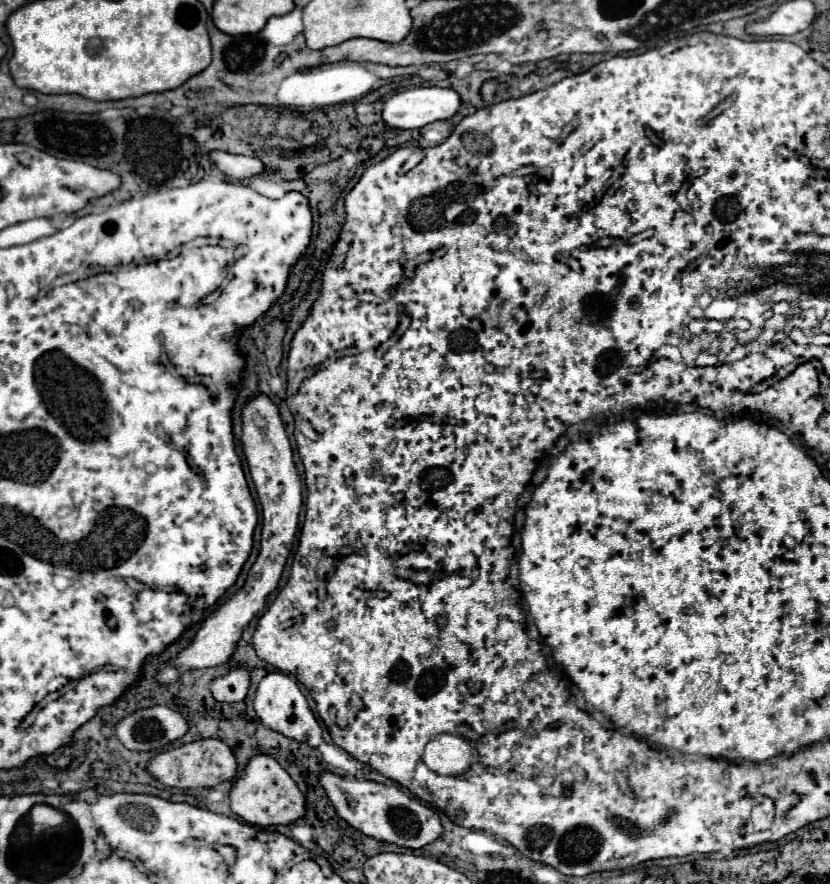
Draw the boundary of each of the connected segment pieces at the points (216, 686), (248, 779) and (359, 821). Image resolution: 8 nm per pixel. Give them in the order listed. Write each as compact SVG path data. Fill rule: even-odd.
M235 668L227 676L211 682L211 692L217 702L239 702L249 690L249 670Z
M257 754L249 760L249 764L245 768L245 776L241 776L235 782L235 786L229 794L229 800L231 800L233 814L237 814L247 824L261 826L261 828L289 826L289 824L297 822L299 818L303 818L307 812L305 796L297 788L295 780L289 774L285 774L285 770L271 756L265 756L265 754ZM253 766L255 766L255 774L253 774Z
M321 774L321 786L327 790L337 814L355 830L381 842L397 844L401 848L419 850L443 834L441 820L433 808L423 806L419 800L403 794L397 786L385 786L369 780L349 780L337 774Z

